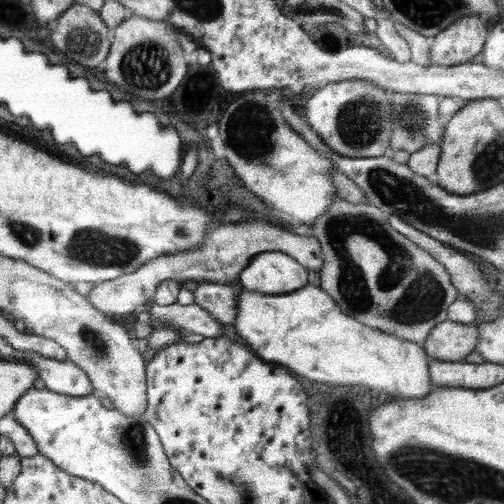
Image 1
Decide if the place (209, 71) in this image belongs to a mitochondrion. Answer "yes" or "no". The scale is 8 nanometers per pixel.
no

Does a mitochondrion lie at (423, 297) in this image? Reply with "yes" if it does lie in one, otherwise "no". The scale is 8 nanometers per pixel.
yes

